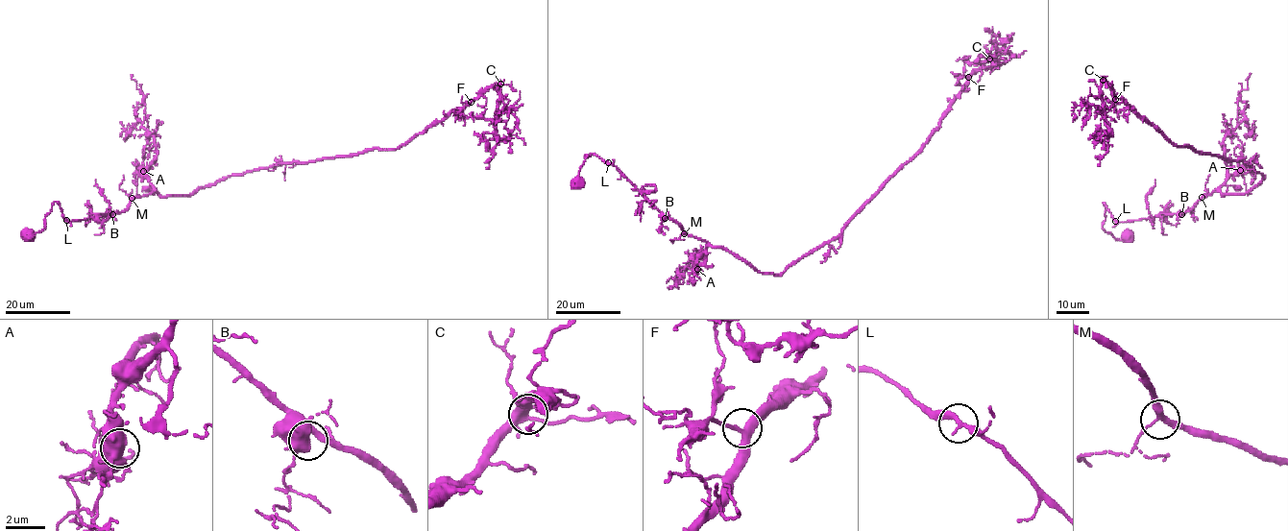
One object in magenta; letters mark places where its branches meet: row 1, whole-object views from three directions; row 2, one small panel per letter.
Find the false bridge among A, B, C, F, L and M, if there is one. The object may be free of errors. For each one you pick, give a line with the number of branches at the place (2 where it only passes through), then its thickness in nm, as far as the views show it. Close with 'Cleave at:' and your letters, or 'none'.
Cleave at: none

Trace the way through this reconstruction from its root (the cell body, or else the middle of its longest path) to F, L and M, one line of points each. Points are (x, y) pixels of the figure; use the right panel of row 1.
F: (1129, 235), (1103, 229), (1104, 203), (1118, 222), (1181, 213), (1264, 178), (1175, 146), (1115, 99)
L: (1129, 235), (1117, 240), (1103, 229), (1106, 216), (1104, 203), (1115, 221)
M: (1129, 235), (1117, 240), (1103, 229), (1104, 203), (1114, 219), (1124, 222), (1181, 213), (1202, 197)

